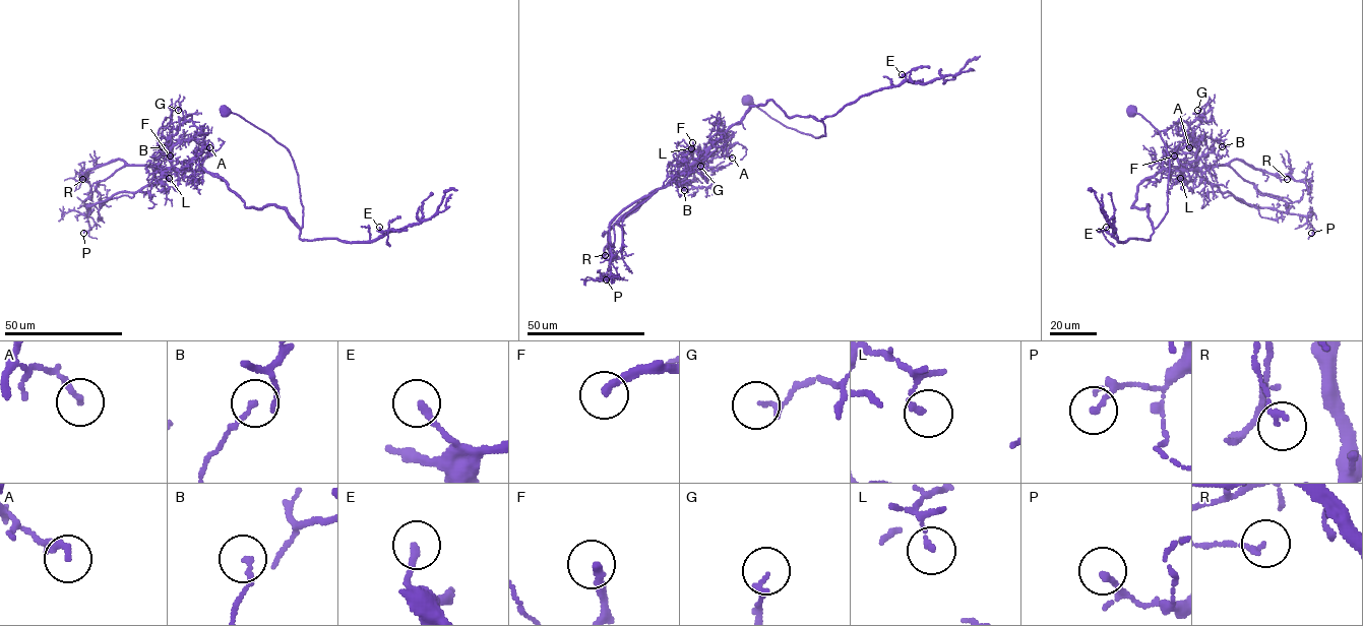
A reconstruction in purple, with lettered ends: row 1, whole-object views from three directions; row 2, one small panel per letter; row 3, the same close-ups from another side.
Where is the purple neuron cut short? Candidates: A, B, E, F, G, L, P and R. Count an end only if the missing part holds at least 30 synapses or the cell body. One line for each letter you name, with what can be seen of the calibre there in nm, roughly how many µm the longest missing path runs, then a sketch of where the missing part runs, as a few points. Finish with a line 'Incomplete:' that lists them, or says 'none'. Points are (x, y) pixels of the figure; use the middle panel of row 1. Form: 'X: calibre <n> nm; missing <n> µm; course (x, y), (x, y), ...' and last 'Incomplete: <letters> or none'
F: calibre 240 nm; missing 10 µm; course (692, 142), (688, 128)
Incomplete: F

